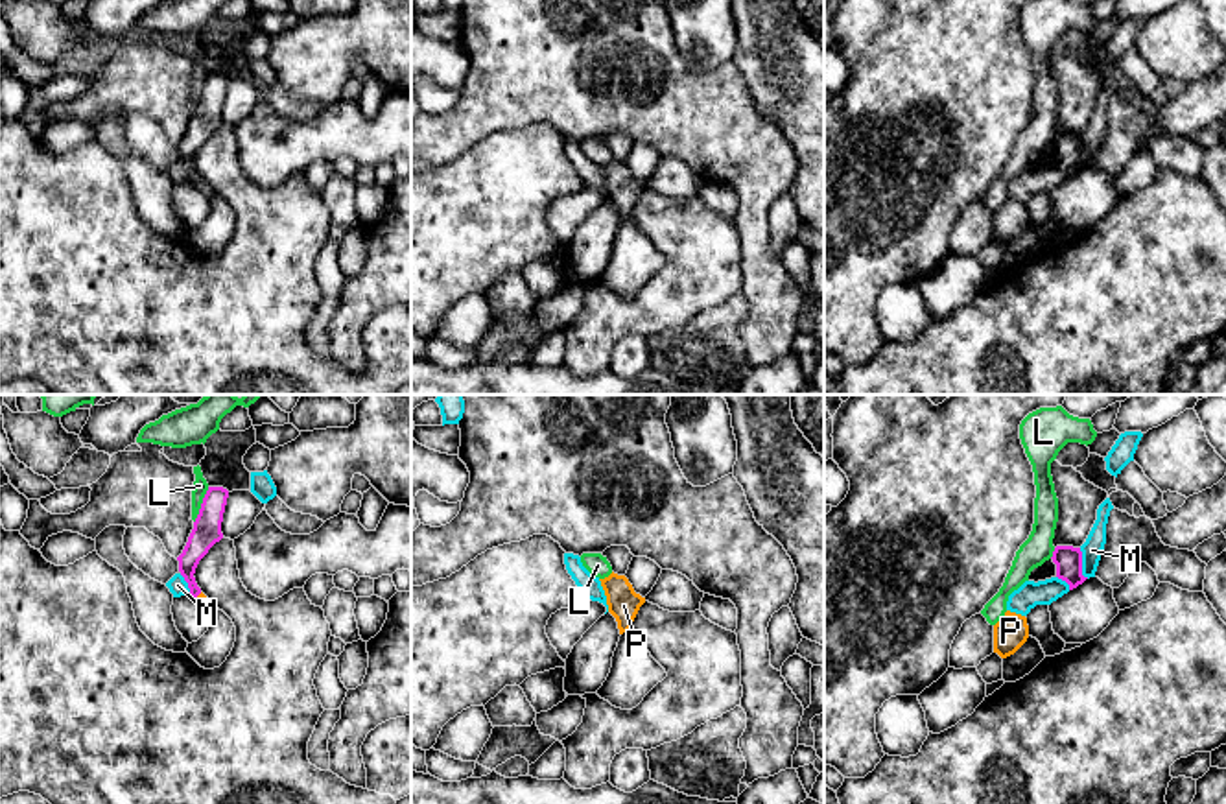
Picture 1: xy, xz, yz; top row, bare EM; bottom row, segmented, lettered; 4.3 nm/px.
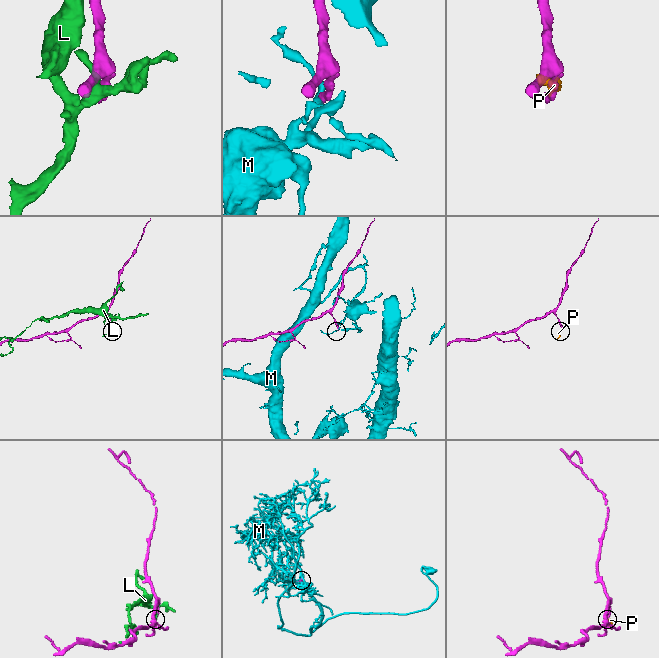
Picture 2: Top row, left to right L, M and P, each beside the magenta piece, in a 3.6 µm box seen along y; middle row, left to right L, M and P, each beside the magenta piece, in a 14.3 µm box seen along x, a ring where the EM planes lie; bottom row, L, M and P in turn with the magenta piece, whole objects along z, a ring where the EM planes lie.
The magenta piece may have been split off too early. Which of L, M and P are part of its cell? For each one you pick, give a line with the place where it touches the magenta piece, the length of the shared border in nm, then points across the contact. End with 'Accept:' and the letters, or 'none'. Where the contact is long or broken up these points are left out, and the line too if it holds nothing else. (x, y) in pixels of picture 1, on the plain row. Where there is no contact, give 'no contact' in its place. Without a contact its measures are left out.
P: xy (198, 181) | 40 nm | across xy (203, 124), (188, 146), (198, 181), (201, 185)
Accept: P

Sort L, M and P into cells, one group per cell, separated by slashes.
L / M / P

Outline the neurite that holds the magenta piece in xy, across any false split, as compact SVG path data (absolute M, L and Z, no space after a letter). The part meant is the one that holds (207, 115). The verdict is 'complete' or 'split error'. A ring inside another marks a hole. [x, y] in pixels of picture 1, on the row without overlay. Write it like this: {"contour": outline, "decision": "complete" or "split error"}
{"contour": "M208 74L188 129L183 140L177 144L179 159L188 170L190 183L195 184L206 197L210 197L214 192L197 173L194 160L199 148L208 140L208 136L223 125L221 109L227 85L227 76Z", "decision": "split error"}

